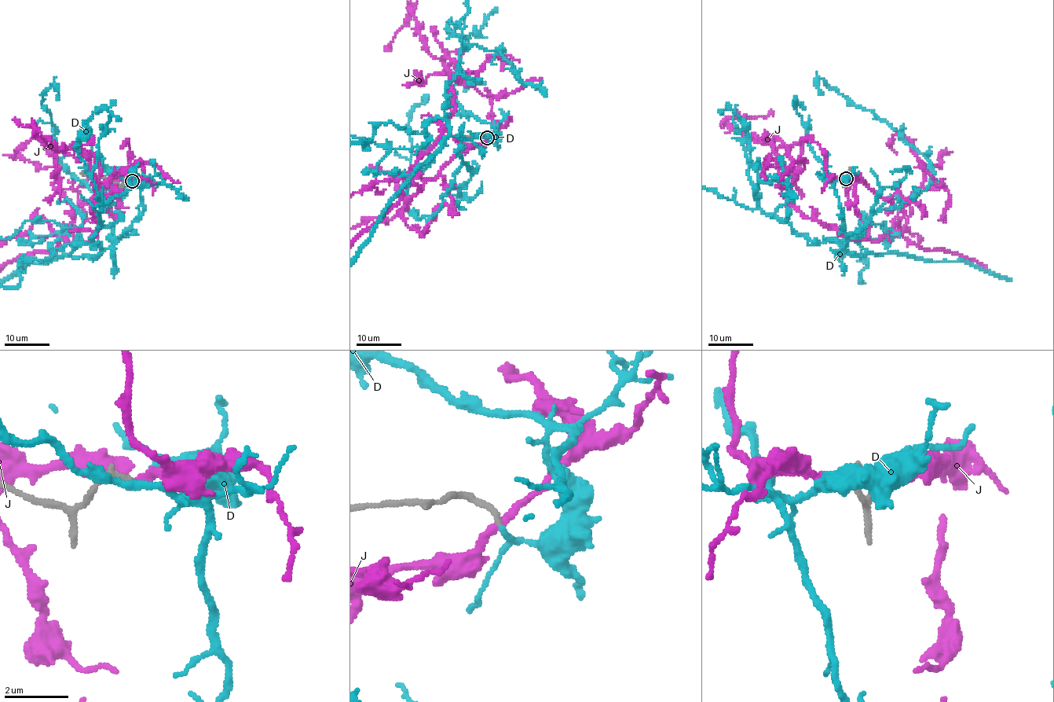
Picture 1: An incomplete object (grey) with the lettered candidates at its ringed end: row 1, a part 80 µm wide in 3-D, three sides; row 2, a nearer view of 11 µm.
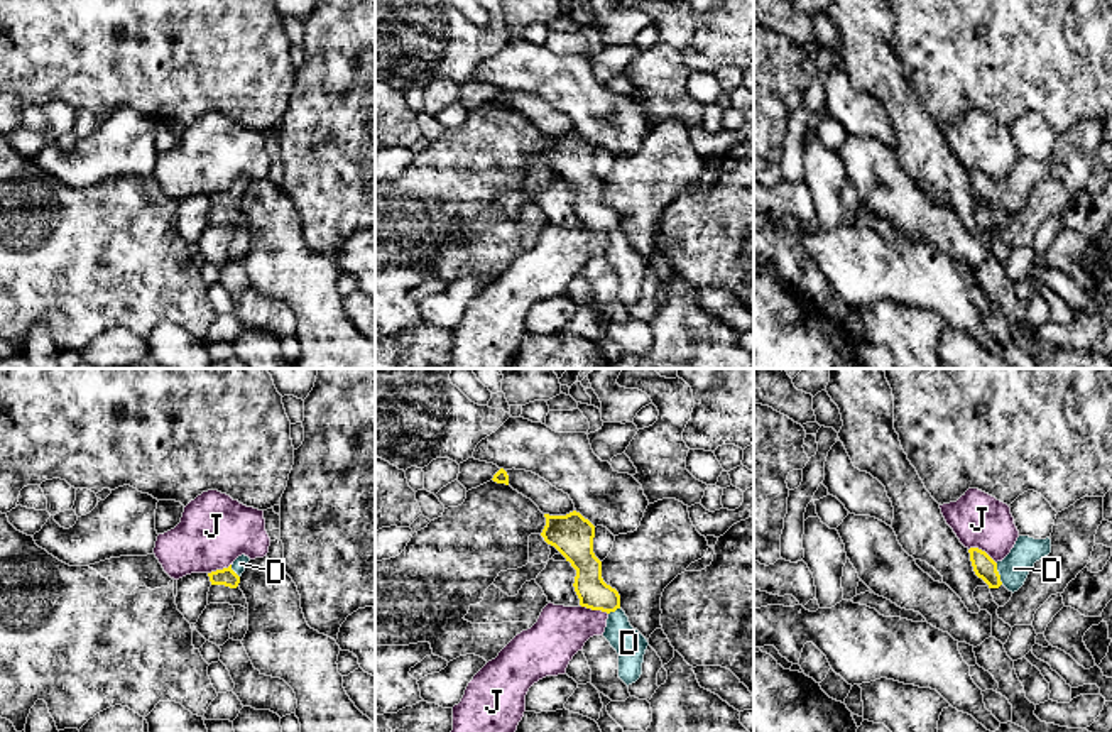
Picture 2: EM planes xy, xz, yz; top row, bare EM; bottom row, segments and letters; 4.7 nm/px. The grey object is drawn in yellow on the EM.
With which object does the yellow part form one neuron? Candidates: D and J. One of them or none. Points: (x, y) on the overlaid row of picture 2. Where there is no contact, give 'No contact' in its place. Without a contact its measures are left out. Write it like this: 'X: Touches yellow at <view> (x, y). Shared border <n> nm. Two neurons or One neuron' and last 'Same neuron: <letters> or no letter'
D: Touches yellow at yz (997, 573). Shared border 110 nm. One neuron
J: Touches yellow at xz (594, 609). Shared border 140 nm. Two neurons
Same neuron: D

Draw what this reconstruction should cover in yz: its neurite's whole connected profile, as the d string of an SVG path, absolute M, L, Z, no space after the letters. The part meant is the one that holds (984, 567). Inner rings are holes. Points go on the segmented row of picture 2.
M1019 536L1011 553L1002 561L994 561L985 551L970 548L973 571L989 588L1004 585L1009 592L1017 592L1036 561L1051 553L1051 539L1034 539Z

